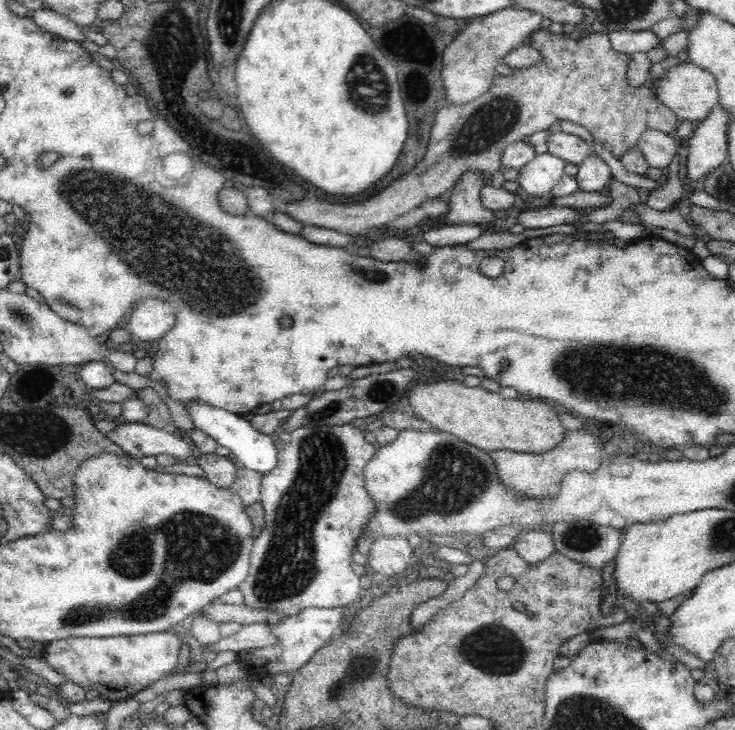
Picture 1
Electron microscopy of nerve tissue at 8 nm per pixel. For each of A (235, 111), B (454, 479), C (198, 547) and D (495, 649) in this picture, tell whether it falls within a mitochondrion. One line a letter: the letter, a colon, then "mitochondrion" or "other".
A: other
B: mitochondrion
C: mitochondrion
D: mitochondrion

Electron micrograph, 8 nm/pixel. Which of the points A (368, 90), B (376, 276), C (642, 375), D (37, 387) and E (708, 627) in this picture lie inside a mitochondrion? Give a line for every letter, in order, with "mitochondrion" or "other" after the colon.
A: mitochondrion
B: mitochondrion
C: mitochondrion
D: other
E: other

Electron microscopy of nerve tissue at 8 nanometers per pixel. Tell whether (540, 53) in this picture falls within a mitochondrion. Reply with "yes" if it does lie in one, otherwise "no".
no

